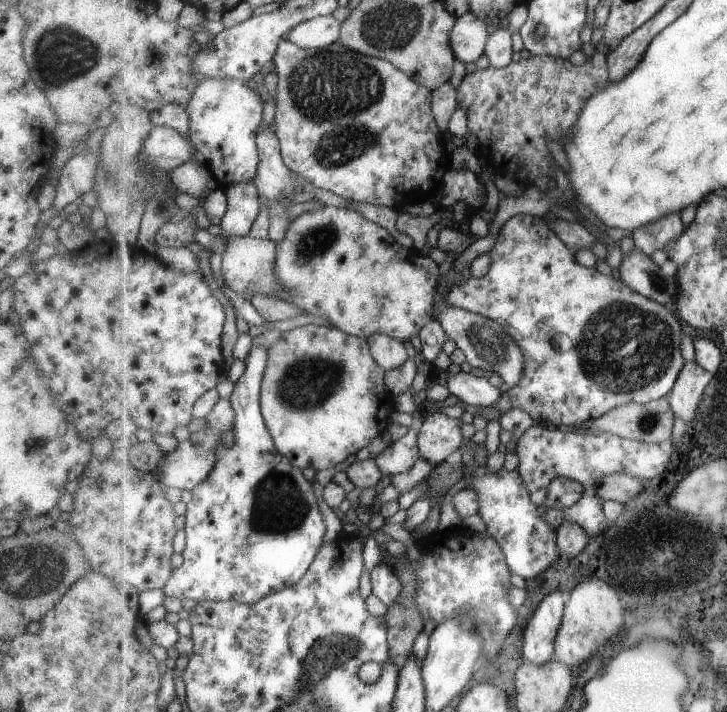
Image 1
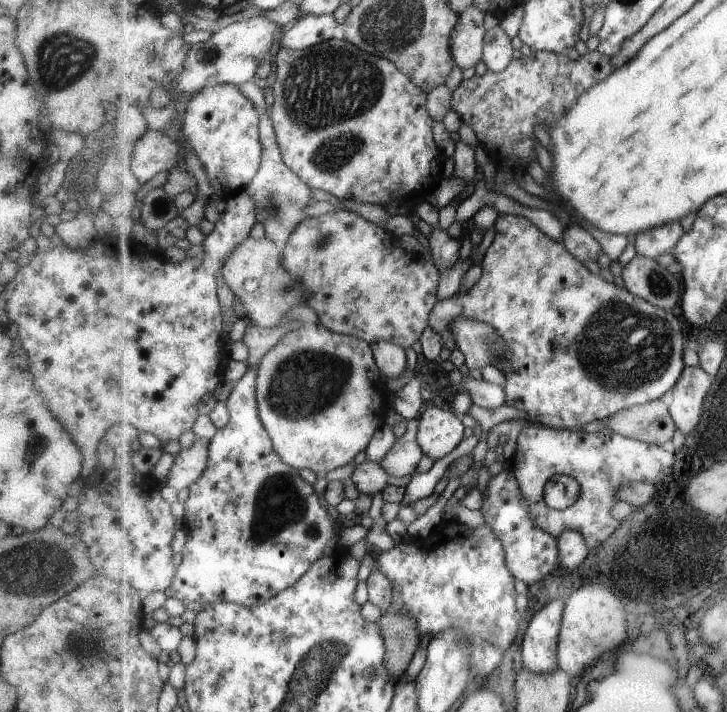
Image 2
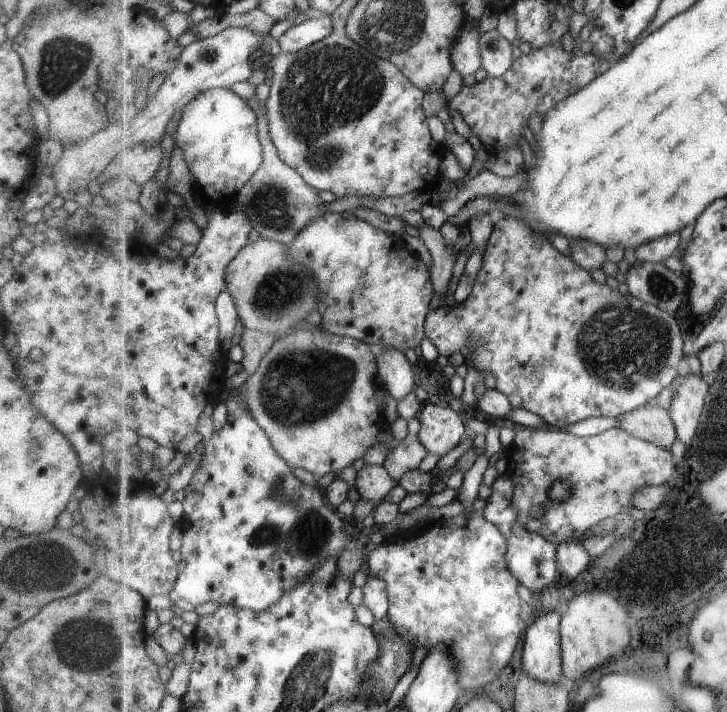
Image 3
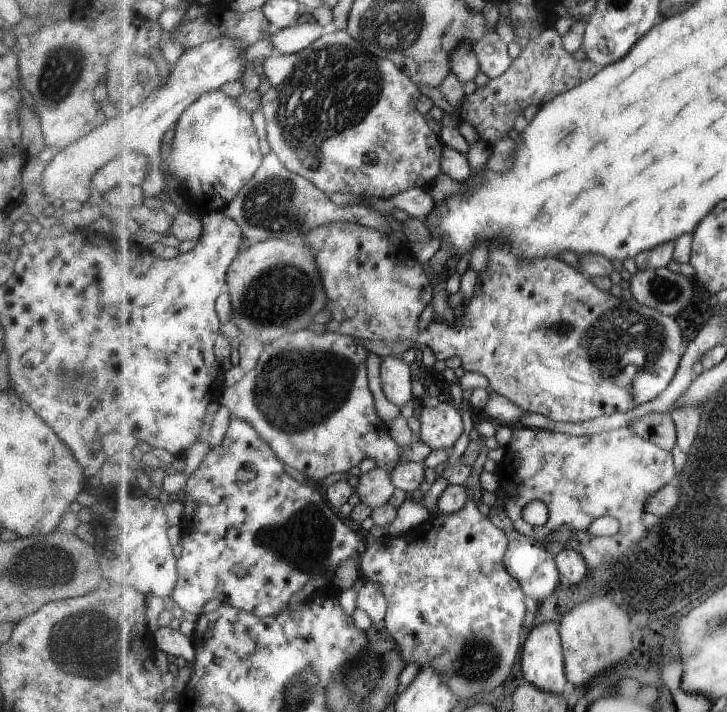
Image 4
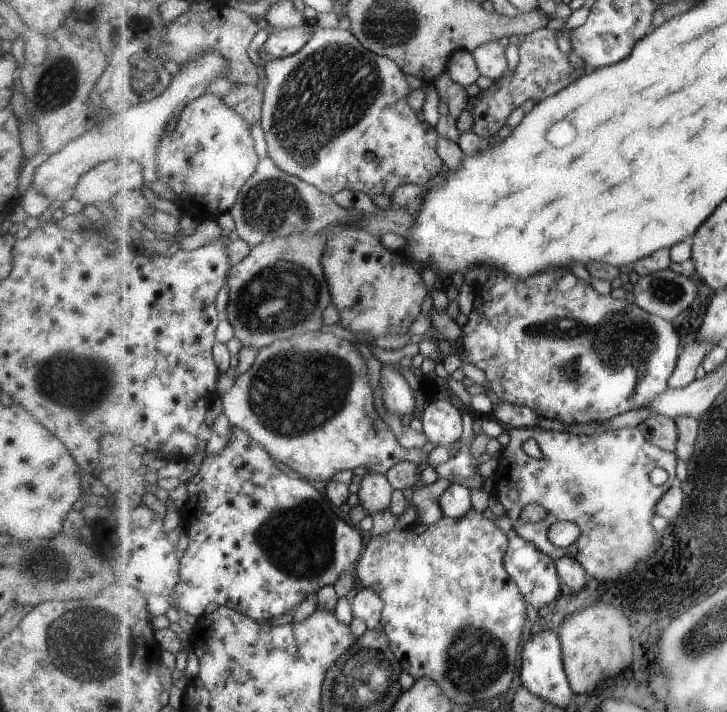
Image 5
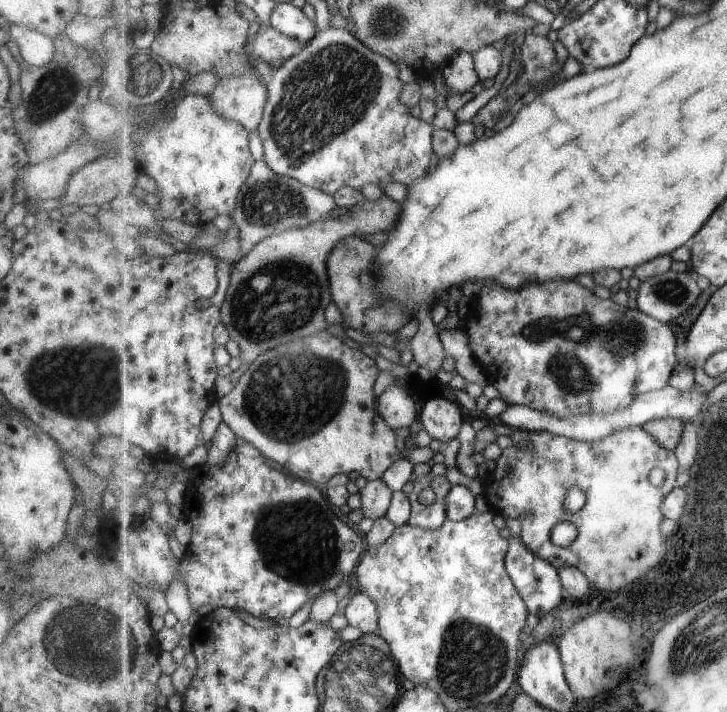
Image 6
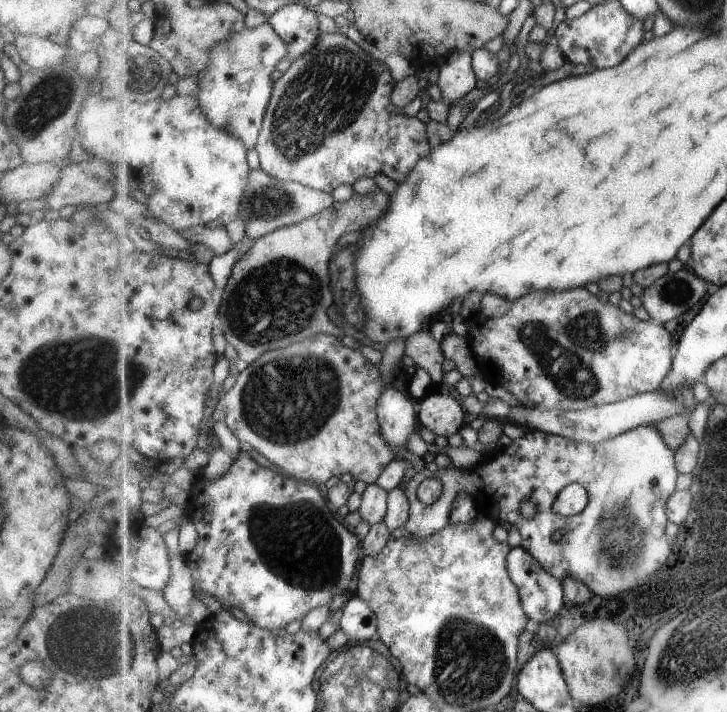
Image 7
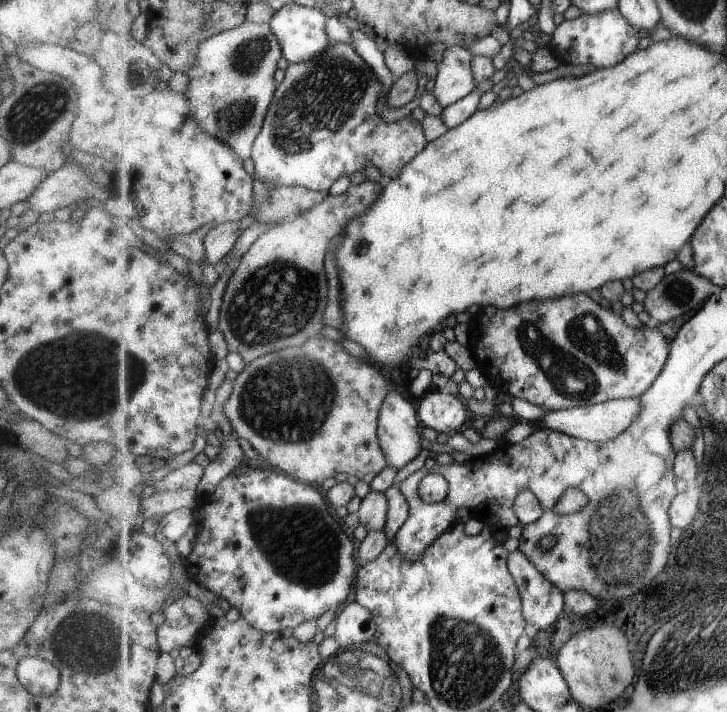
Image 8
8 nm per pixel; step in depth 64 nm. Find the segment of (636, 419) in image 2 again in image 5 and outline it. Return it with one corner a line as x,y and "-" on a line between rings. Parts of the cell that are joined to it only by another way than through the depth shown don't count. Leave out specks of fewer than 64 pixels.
661,414
651,415
638,424
638,427
652,443
662,447
663,450
676,452
680,436
676,419

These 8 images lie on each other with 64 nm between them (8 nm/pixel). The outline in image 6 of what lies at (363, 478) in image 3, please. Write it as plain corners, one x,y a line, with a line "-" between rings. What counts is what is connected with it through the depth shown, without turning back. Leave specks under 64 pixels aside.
382,477
369,480
360,491
362,494
362,512
373,521
385,516
392,503
394,491
385,484

